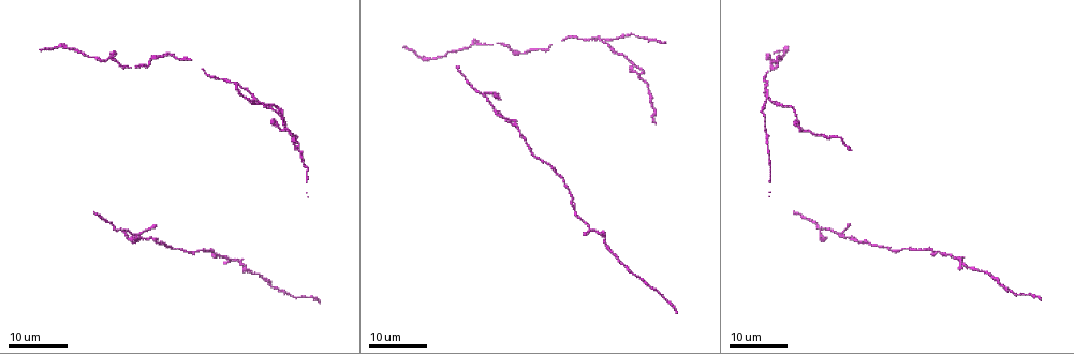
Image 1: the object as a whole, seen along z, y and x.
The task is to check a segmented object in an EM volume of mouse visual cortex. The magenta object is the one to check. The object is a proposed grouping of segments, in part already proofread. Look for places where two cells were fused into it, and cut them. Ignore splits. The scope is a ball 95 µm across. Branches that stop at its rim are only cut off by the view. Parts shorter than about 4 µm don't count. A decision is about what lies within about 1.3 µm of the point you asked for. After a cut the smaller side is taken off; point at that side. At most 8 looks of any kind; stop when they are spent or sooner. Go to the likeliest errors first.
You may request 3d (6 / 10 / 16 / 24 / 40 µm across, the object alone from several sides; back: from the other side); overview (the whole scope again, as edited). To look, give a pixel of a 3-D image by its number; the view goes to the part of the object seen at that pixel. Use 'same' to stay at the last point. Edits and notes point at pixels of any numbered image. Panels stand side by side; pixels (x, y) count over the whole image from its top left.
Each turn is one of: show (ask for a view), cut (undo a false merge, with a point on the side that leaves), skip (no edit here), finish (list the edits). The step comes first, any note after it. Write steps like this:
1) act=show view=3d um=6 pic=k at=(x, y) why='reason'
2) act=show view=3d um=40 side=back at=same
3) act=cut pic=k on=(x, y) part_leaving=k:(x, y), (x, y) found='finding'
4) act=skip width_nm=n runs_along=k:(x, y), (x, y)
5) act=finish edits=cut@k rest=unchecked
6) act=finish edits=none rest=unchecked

act=show view=3d um=16 pic=1 at=(238, 87) why='three-way junction'

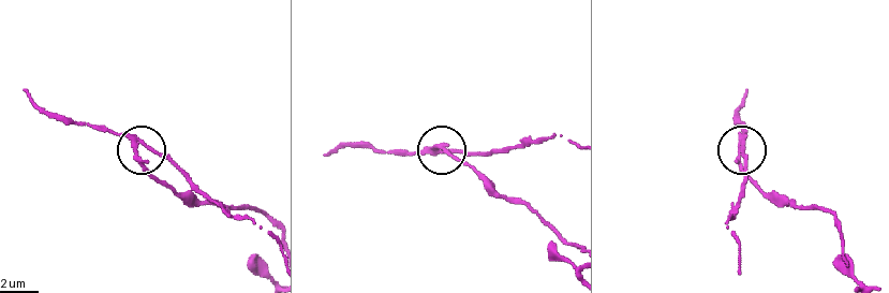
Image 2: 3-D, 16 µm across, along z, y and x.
act=show view=3d um=6 pic=2 at=(147, 146)

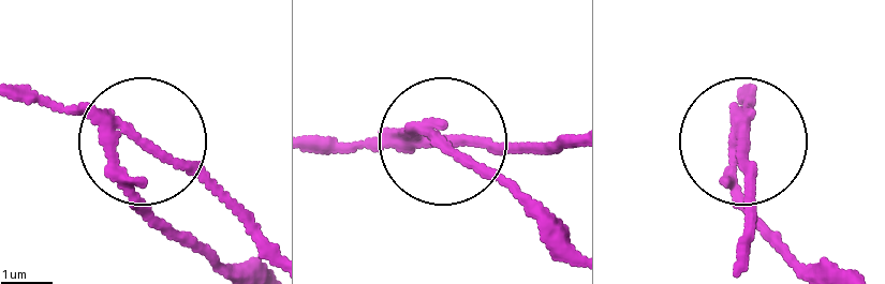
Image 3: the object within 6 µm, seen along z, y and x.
act=cut pic=3 on=(131, 188) width_nm=200 found='two cells meet here'

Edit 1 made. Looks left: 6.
act=show view=overview

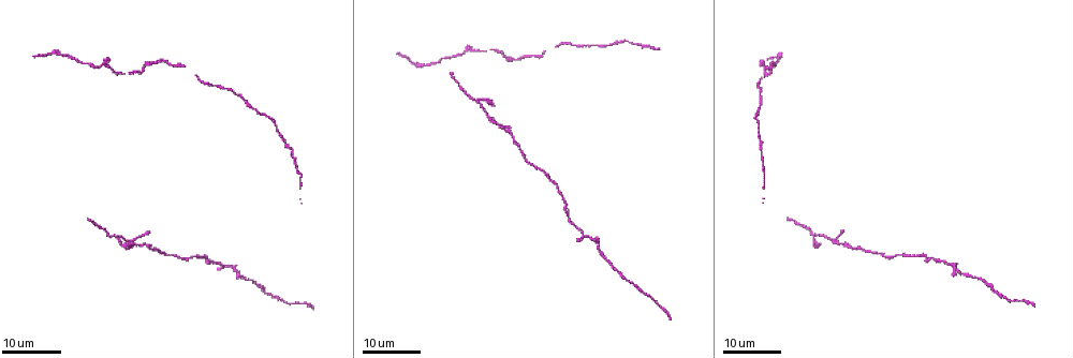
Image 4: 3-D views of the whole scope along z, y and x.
act=show view=3d um=24 pic=4 at=(493, 119) why='branch point'

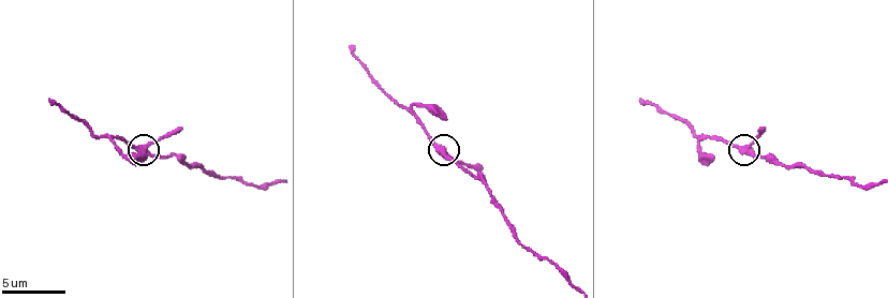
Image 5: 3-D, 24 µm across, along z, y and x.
act=show view=3d um=6 pic=5 at=(748, 146)

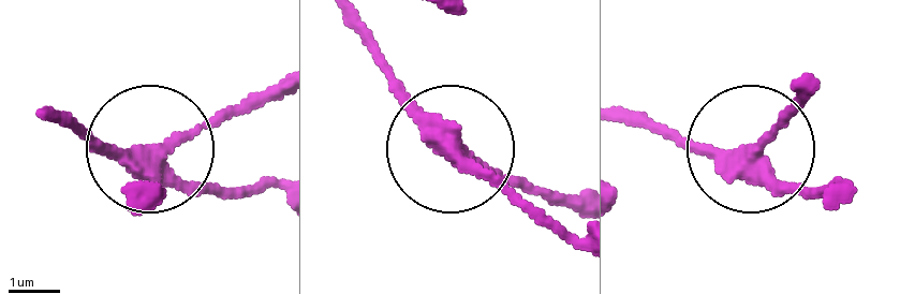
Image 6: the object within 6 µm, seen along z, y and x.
act=skip width_nm=330 runs_along=6:(852, 191), (787, 187), (744, 152), (693, 148), (659, 127) found='all the same cell'

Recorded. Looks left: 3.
act=show view=3d um=16 pic=4 at=(208, 260) why='two arms in line, one across'

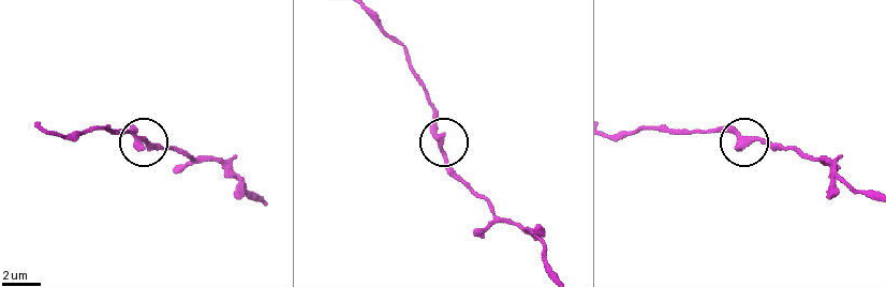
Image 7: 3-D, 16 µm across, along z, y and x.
act=show view=3d um=10 pic=7 at=(439, 151) why='closer look'

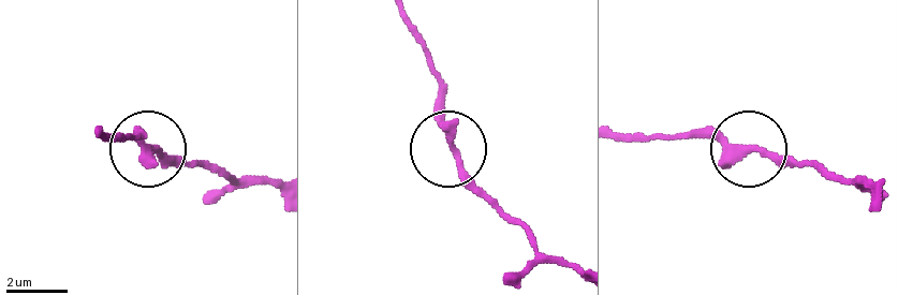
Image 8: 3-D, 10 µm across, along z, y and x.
act=skip width_nm=240 runs_along=8:(406, 17), (436, 78), (454, 156), (515, 222) found='one cell here'

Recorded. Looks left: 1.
act=finish edits=cut@3 rest=unchecked

